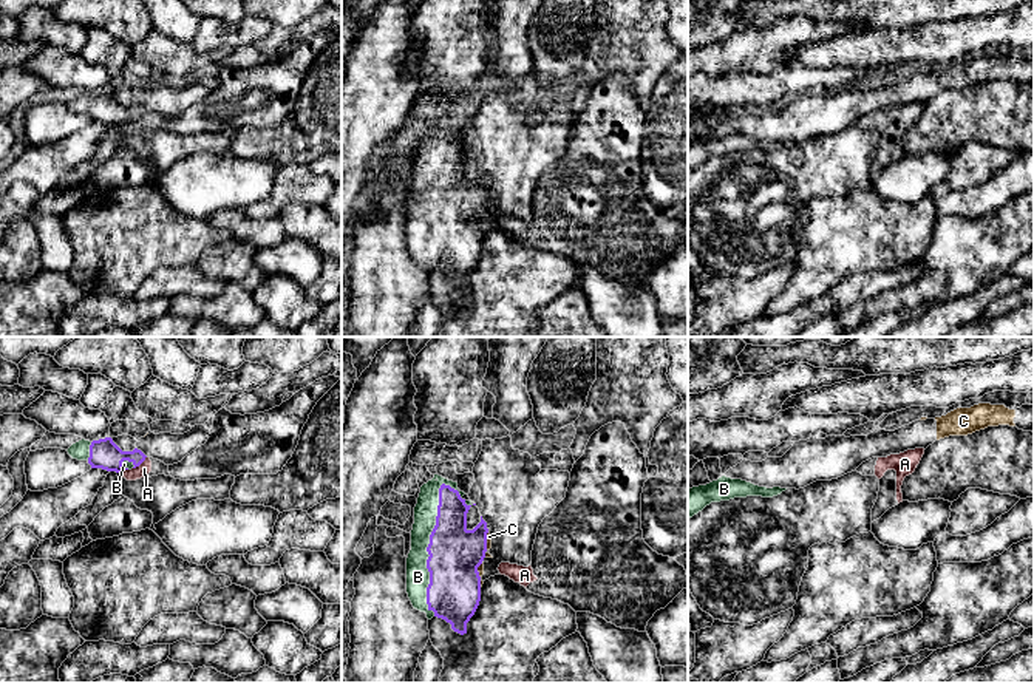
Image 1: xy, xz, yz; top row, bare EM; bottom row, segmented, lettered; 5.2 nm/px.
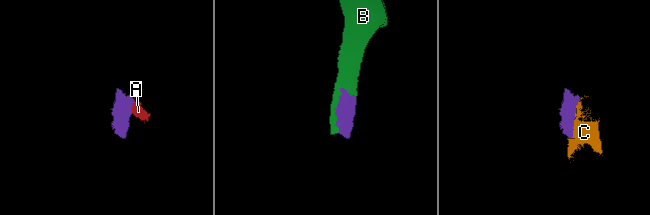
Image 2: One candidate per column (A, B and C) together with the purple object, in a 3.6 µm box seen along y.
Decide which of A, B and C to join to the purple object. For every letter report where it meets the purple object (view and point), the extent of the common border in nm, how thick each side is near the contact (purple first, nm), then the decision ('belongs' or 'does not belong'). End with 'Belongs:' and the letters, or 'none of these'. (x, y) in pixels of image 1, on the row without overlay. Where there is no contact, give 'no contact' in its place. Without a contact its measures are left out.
A: xy (139, 118) | 100 nm | 160/70 nm | does not belong
B: xz (427, 203) | 700 nm | 280/130 nm | belongs
C: xz (486, 195) | 100 nm | 280/30 nm | does not belong
Belongs: B

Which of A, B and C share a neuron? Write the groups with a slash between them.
A / B / C

